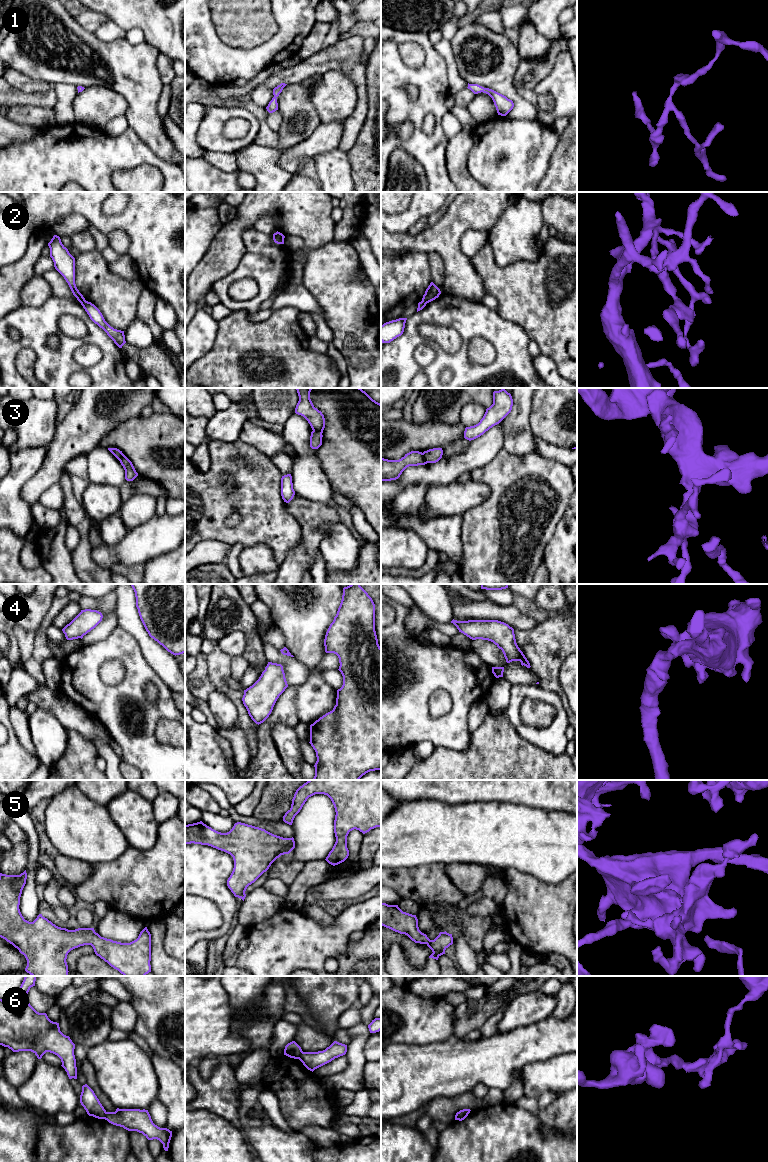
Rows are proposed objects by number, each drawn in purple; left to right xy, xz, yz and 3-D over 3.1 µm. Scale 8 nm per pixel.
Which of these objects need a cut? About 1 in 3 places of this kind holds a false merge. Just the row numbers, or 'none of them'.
2, 3, 6

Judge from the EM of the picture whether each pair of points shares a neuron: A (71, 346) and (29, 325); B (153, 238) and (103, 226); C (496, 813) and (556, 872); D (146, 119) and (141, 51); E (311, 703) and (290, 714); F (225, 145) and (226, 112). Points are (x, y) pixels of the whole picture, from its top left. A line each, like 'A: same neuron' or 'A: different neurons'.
A: same neuron
B: same neuron
C: same neuron
D: same neuron
E: different neurons
F: same neuron

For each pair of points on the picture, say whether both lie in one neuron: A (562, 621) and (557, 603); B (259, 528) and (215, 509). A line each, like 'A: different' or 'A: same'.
A: different
B: same

